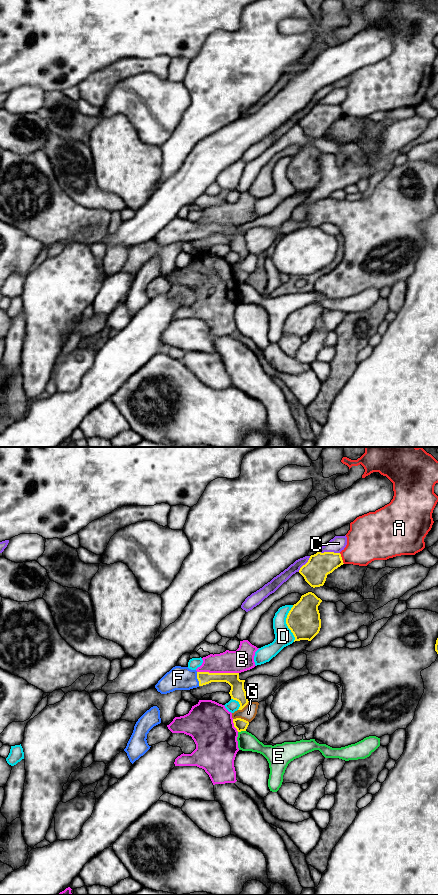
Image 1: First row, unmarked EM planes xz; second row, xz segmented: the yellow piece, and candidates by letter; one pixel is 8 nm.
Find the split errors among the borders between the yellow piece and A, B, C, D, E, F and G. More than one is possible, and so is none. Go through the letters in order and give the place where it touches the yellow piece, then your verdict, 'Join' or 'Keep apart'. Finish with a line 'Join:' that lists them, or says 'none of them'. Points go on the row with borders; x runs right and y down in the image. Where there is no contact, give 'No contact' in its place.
A: Touches yellow at xz (341, 558). Keep apart
B: Touches yellow at xz (218, 673). Keep apart
C: Touches yellow at xz (329, 552). Keep apart
D: Touches yellow at xz (286, 623). Keep apart
E: Touches yellow at xz (241, 730). Keep apart
F: Touches yellow at xz (197, 678). Join
G: Touches yellow at xz (240, 718). Keep apart
Join: F

